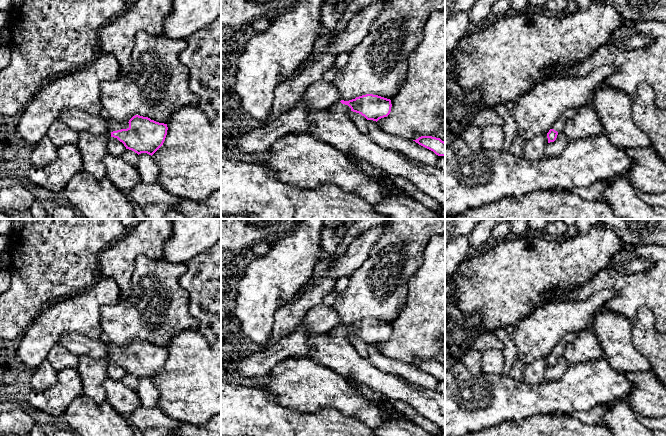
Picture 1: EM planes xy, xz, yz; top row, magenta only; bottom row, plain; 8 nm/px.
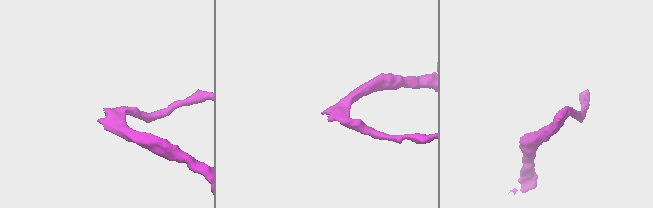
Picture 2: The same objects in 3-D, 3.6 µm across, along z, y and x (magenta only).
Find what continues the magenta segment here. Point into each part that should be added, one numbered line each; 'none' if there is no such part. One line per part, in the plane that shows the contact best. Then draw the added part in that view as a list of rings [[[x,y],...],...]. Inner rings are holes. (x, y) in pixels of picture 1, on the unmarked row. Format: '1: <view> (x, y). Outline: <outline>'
1: xy (112, 349). Outline: [[[107,341],[107,343],[108,343],[108,350],[107,351],[110,354],[110,356],[129,352],[128,346],[119,347],[119,346],[114,345],[113,343],[111,343],[109,341]]]

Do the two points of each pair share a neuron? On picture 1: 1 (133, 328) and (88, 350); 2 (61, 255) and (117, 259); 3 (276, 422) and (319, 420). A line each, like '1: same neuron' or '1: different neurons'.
1: different neurons
2: different neurons
3: same neuron

